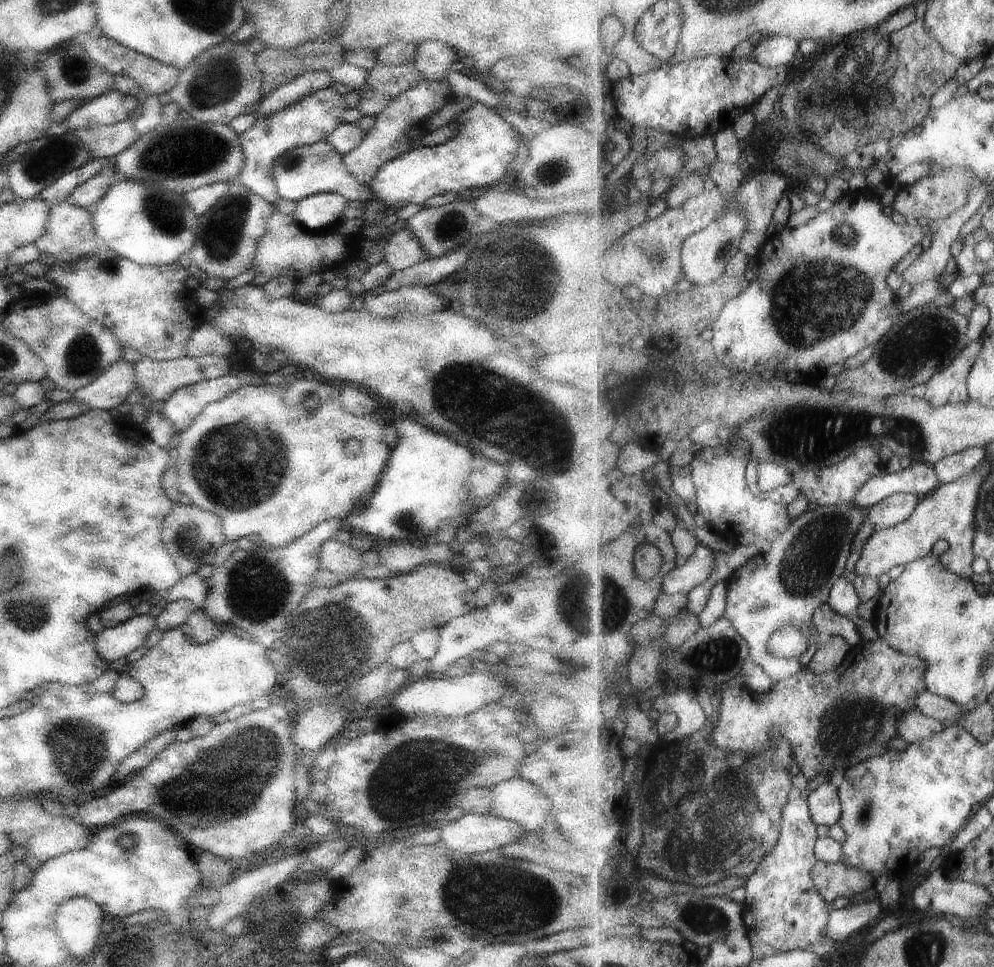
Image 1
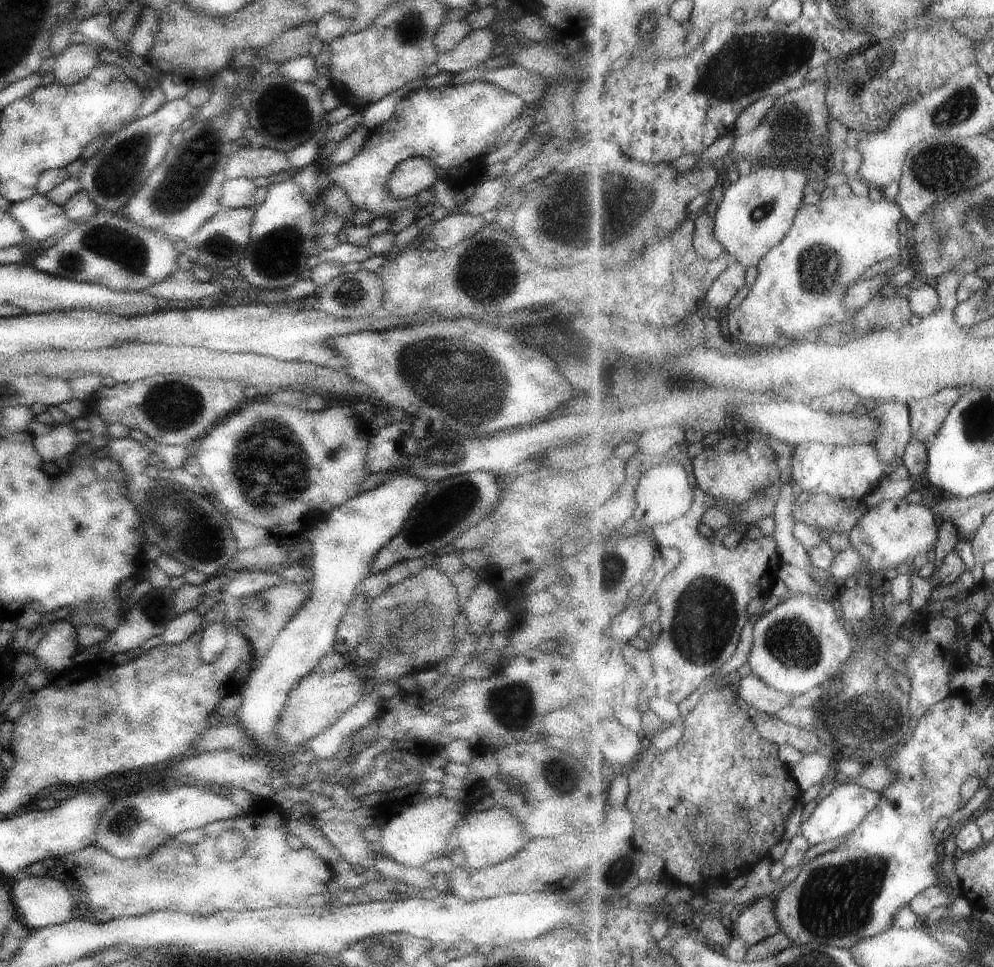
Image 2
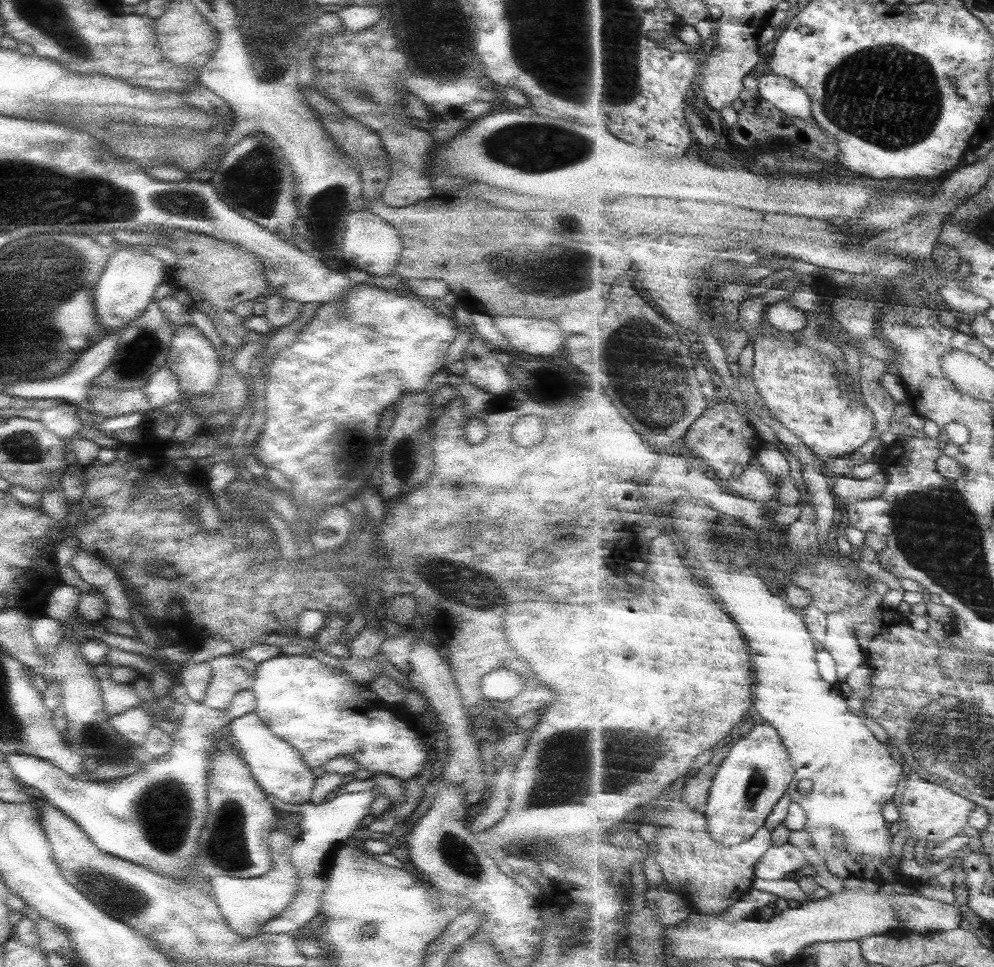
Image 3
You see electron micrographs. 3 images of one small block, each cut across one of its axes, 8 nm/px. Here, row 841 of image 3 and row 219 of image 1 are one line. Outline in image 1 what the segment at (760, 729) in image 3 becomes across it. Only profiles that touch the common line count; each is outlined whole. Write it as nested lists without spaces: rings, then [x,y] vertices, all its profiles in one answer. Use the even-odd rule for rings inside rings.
[[[739,211],[722,213],[712,224],[685,240],[682,249],[682,264],[686,279],[695,285],[707,285],[721,279],[729,260],[742,248],[748,221]]]

